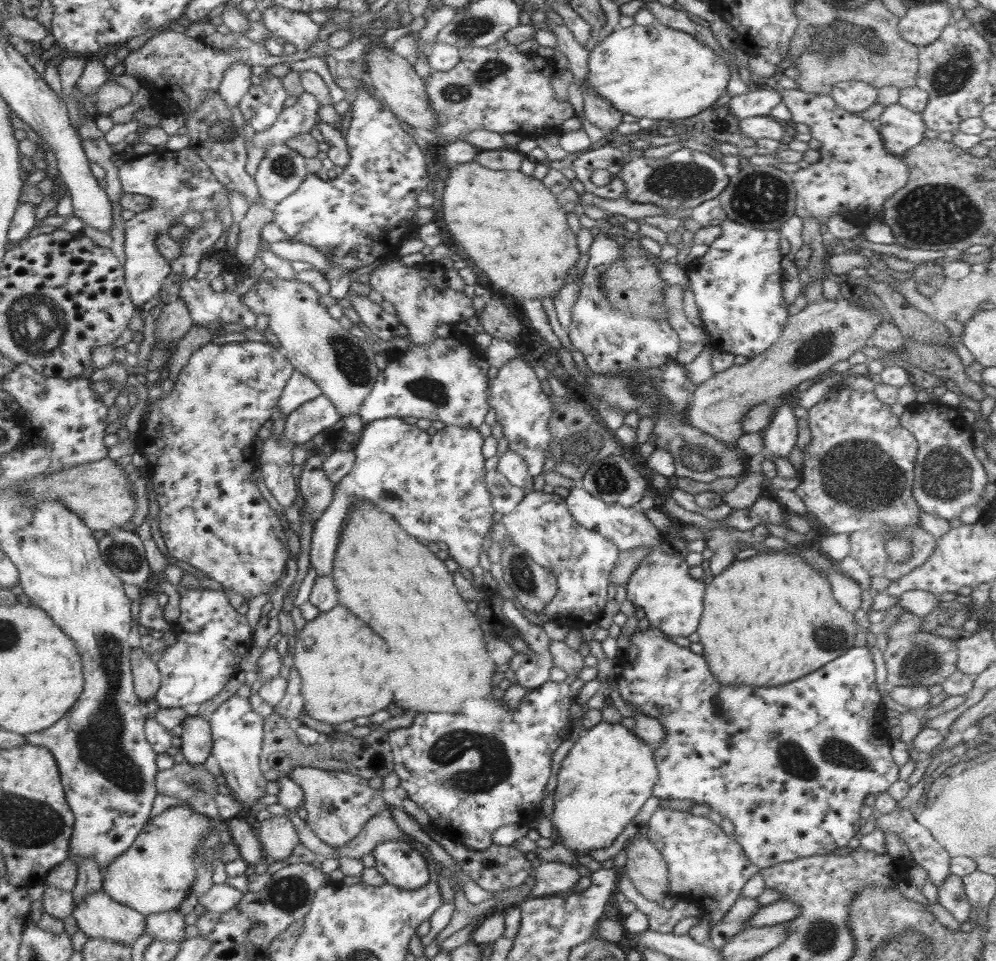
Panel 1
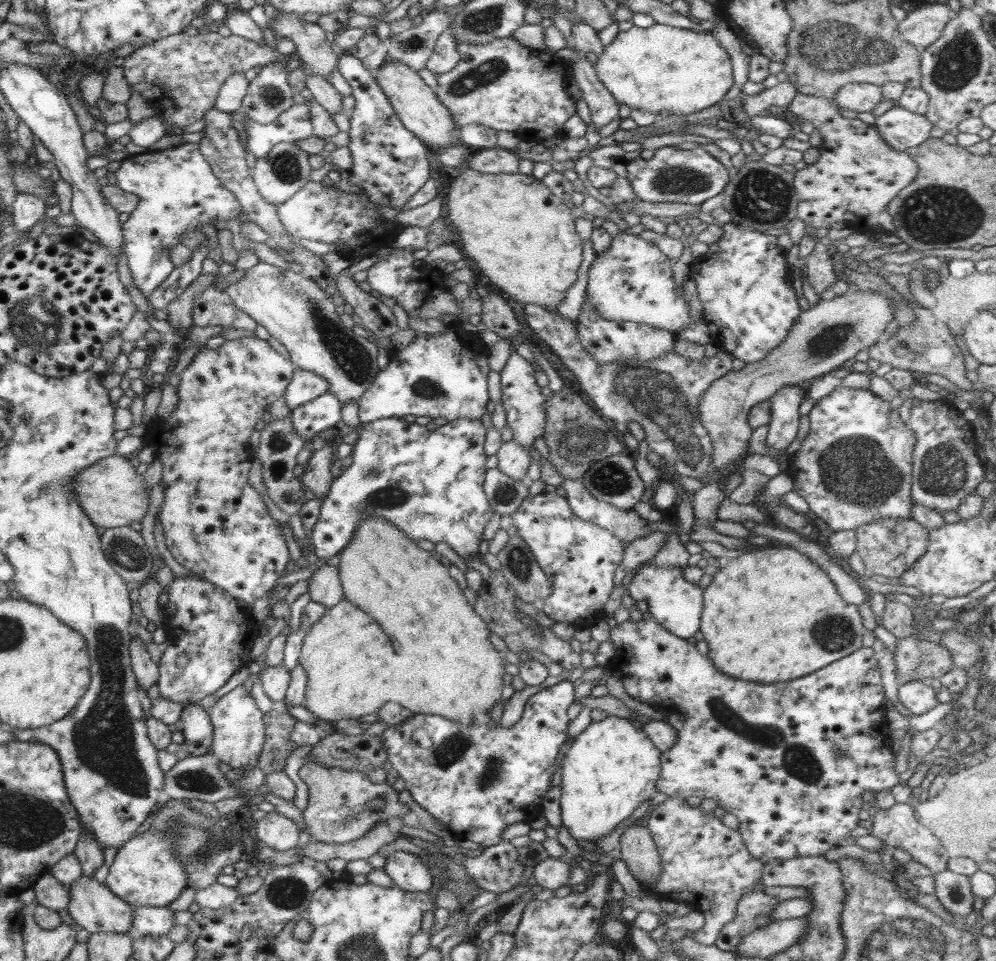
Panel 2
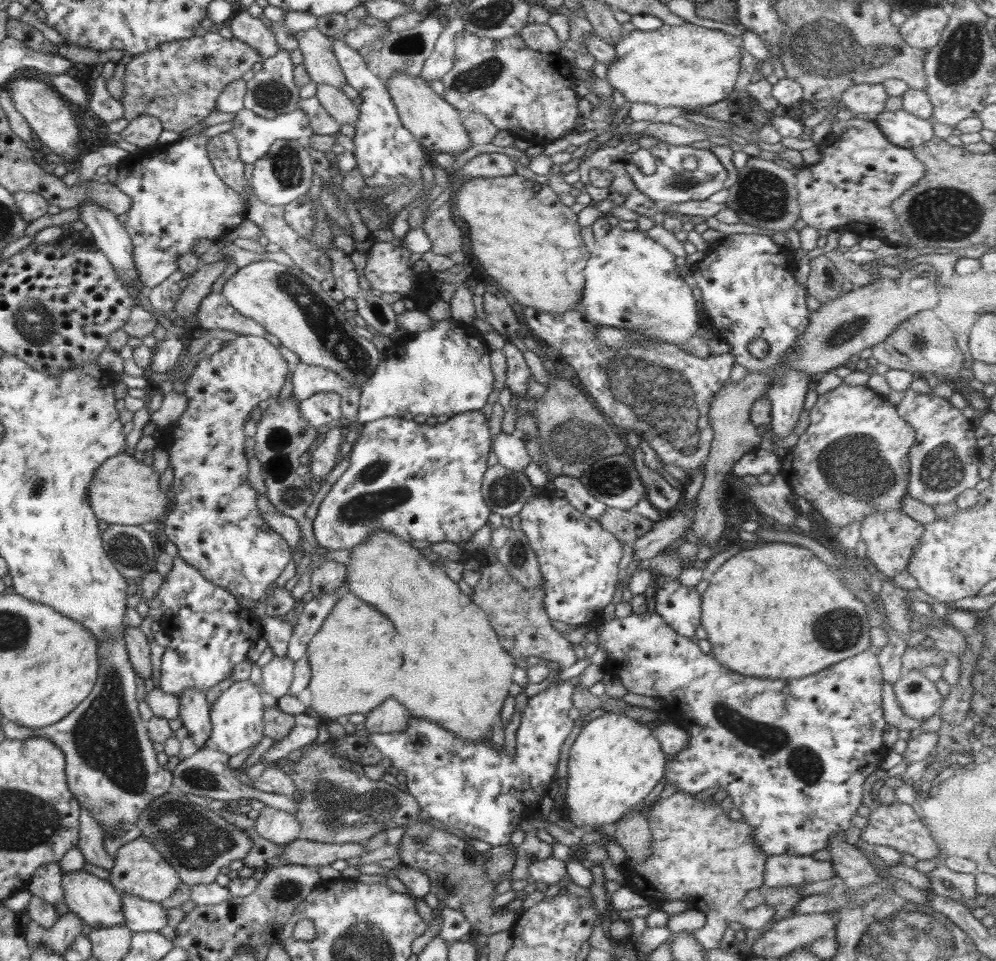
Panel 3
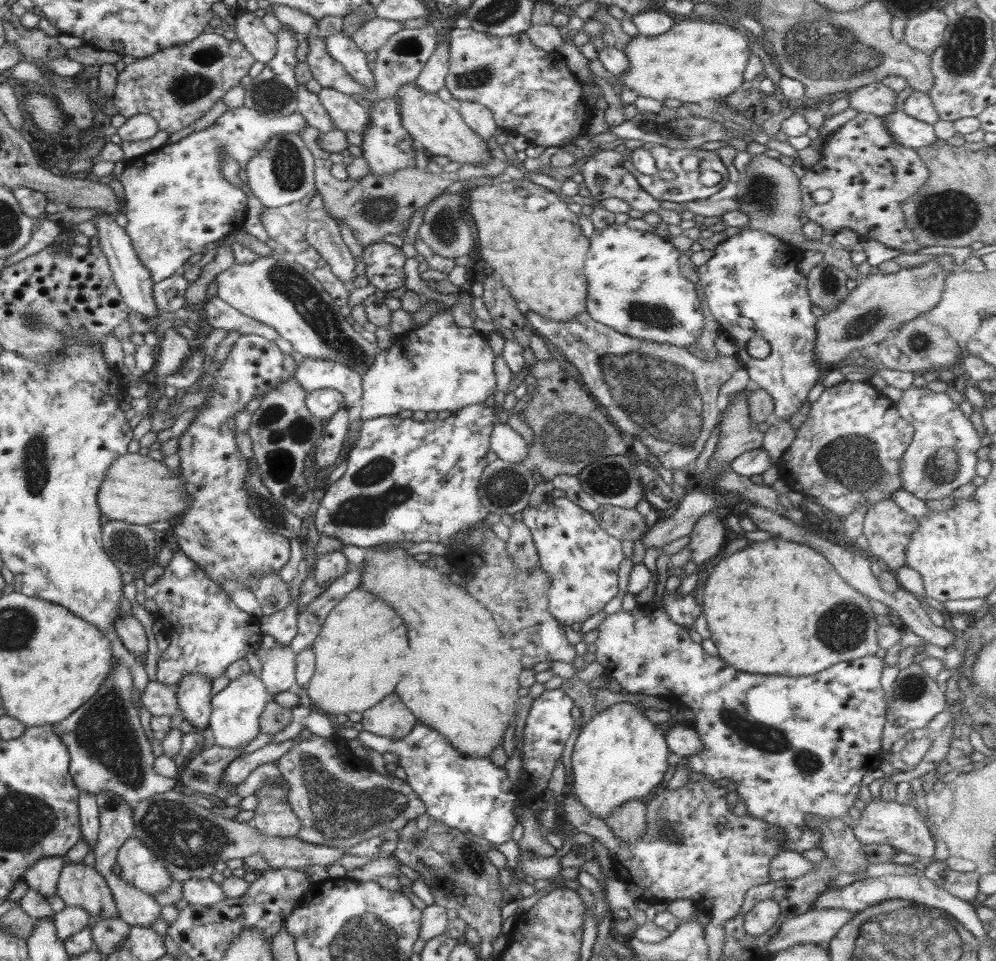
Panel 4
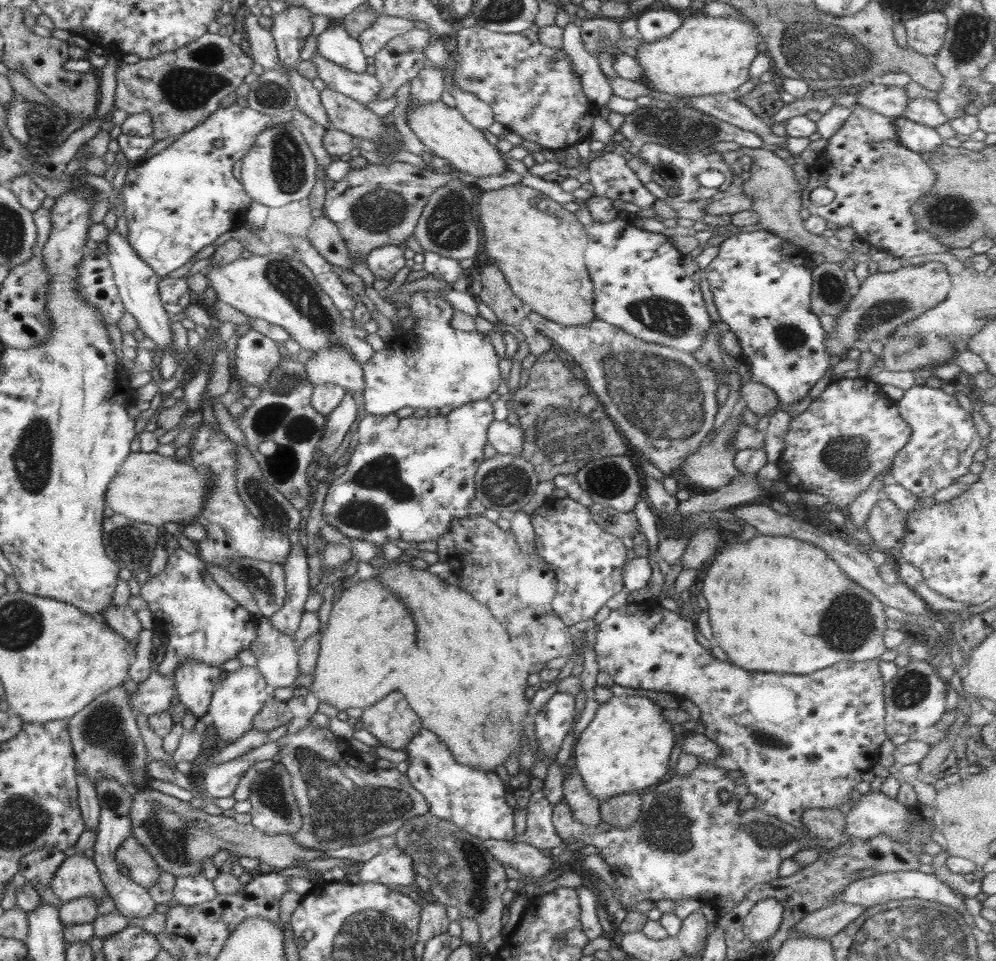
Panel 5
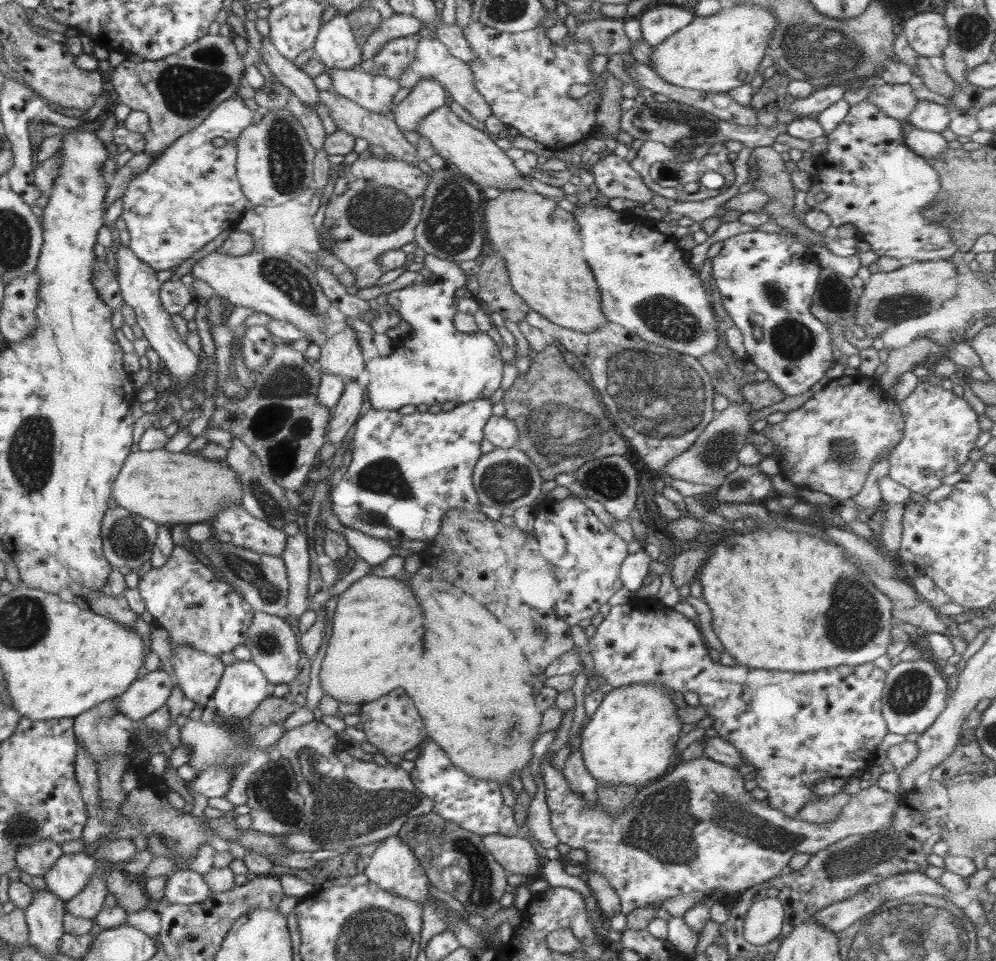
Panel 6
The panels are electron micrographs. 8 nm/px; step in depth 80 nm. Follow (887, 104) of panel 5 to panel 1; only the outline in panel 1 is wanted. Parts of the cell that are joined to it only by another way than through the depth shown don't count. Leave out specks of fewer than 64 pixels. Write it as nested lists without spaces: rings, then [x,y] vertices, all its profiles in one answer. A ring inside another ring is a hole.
[[[842,81],[833,86],[829,95],[844,110],[859,114],[876,103],[878,89],[867,82]]]

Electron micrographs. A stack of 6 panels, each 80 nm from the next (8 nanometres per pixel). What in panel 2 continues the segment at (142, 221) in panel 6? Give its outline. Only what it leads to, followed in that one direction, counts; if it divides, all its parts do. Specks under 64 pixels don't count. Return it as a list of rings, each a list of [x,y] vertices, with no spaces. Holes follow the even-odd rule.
[[[308,103],[292,105],[270,124],[254,122],[243,114],[241,120],[248,134],[246,151],[259,159],[280,142],[294,143],[310,138],[313,134],[310,109]],[[182,144],[175,148],[160,151],[149,151],[138,154],[128,155],[122,160],[122,164],[118,170],[115,170],[116,182],[118,187],[126,192],[135,194],[138,198],[138,206],[130,212],[130,217],[122,224],[124,237],[124,250],[126,253],[126,260],[128,260],[128,268],[130,268],[134,286],[142,292],[142,294],[149,298],[164,282],[165,278],[173,271],[175,267],[171,261],[169,248],[177,245],[180,236],[186,230],[194,230],[202,223],[211,223],[213,220],[227,220],[239,219],[240,210],[242,210],[238,199],[228,190],[217,178],[213,175],[212,169],[207,160],[204,160],[202,153],[200,153],[200,145]]]

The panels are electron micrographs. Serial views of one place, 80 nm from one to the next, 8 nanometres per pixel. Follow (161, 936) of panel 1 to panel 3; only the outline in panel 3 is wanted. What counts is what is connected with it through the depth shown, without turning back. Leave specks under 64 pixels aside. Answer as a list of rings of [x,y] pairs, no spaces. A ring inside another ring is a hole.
[[[128,893],[119,895],[122,900],[125,925],[132,932],[159,932],[167,925],[167,910],[161,904]]]

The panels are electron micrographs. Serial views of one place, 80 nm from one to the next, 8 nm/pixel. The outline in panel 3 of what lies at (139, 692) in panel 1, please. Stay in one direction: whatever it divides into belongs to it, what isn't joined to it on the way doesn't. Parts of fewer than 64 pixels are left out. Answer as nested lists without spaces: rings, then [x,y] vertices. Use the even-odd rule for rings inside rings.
[[[125,626],[124,634],[131,667],[136,671],[137,676],[150,678],[152,674],[150,644],[146,640],[145,633],[138,627]]]

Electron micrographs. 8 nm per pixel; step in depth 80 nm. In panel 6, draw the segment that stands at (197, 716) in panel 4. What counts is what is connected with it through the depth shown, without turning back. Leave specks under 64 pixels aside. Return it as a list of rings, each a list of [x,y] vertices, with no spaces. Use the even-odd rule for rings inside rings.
[[[172,644],[171,668],[184,696],[206,707],[223,675],[225,665],[218,656],[206,654],[187,644]]]

